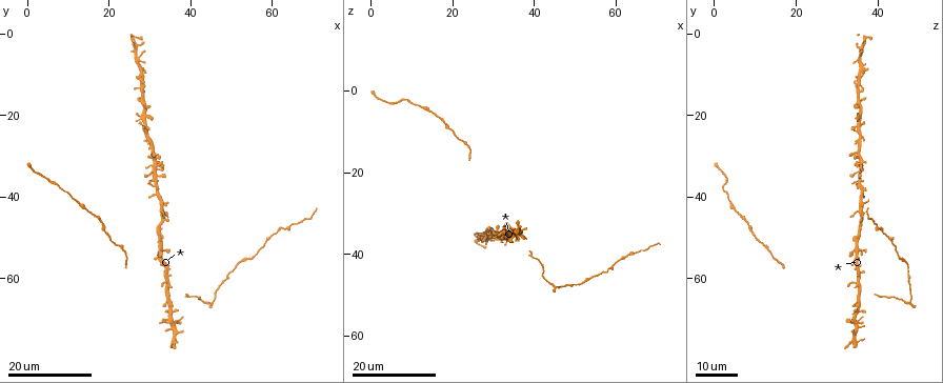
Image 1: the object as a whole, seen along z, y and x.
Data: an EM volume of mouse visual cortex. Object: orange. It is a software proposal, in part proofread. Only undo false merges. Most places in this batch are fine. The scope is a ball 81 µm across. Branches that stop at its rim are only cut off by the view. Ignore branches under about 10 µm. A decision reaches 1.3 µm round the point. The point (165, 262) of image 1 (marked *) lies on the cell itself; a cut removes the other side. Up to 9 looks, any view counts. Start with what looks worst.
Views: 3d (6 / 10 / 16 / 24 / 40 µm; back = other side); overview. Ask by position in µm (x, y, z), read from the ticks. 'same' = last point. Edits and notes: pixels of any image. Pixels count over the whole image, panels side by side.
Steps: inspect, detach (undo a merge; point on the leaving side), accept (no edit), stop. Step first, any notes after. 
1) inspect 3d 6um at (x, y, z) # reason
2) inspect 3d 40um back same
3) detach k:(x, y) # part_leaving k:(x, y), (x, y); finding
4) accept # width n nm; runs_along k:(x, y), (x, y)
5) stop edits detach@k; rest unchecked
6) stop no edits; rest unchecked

inspect 3d 16um at (32.5, 53.0, 34.0)

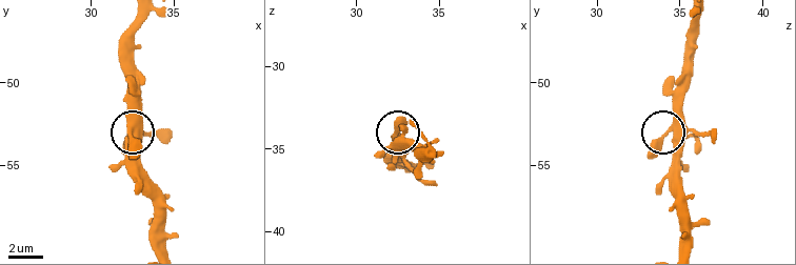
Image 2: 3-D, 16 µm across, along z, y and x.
inspect 3d 10um at (32.3, 52.8, 34.5)

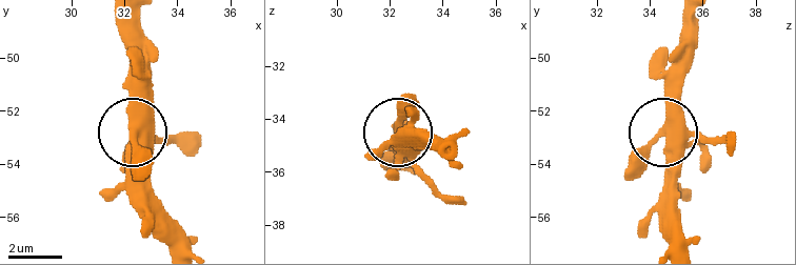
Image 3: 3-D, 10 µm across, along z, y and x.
accept # continuous, no second cell

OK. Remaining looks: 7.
inspect 3d 24um at (35.0, 71.5, 35.0) # thick turns thin

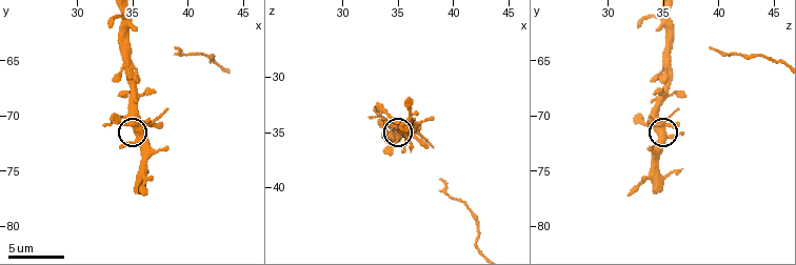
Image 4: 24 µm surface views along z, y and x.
inspect 3d 6um at (35.6, 72.0, 34.8) # closer look

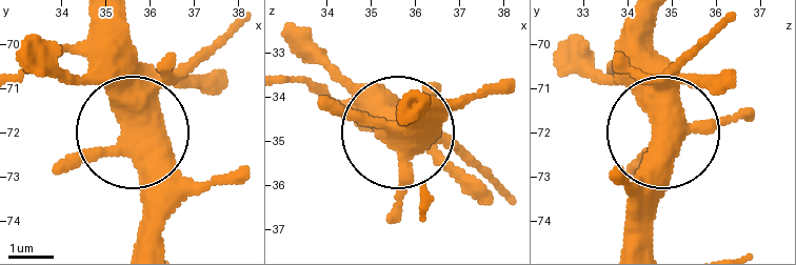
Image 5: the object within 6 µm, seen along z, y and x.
inspect 3d 6um back at (35.65, 72.05, 34.75)

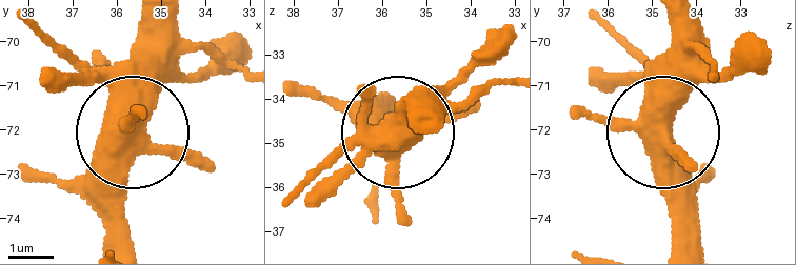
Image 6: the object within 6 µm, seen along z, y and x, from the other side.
accept # arms 4; runs_along 6:(671, 20), (660, 87), (671, 246); all the same cell

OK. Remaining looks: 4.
inspect 3d 24um at (4.5, 35.0, 2.5) # thin neck

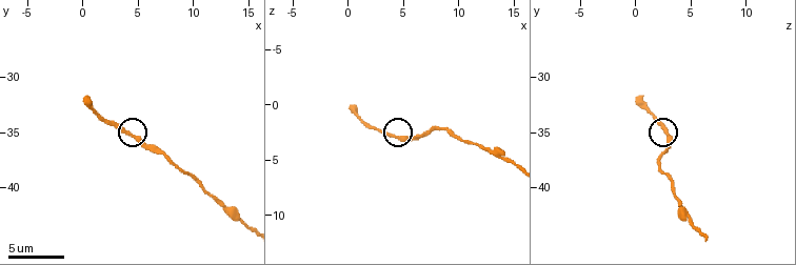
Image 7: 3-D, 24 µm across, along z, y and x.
inspect 3d 6um at (4.4, 35.4, 2.8)

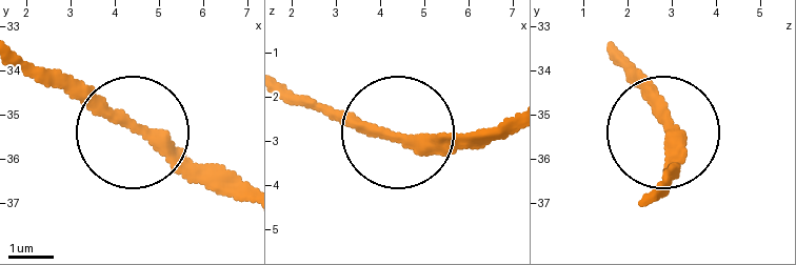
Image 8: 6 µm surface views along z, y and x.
accept # runs_along 8:(243, 202), (175, 168), (55, 70); continuous, no second cell

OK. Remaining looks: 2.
inspect 3d 10um at (12.6, 41.6, 3.8) # calibre changes

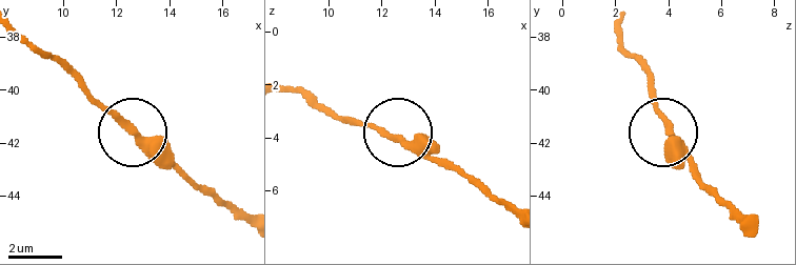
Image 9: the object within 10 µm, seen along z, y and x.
accept # runs_along 9:(512, 207), (396, 136), (351, 122); continuous, no second cell

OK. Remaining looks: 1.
stop no edits; rest unchecked

